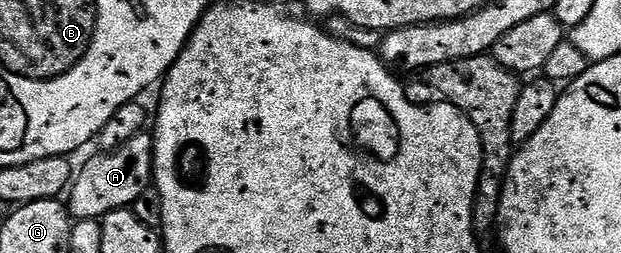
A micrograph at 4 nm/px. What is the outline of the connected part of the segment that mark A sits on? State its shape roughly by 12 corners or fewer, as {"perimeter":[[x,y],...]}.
{"perimeter":[[143,131],[99,152],[68,190],[71,218],[129,209],[151,188],[154,139]]}

